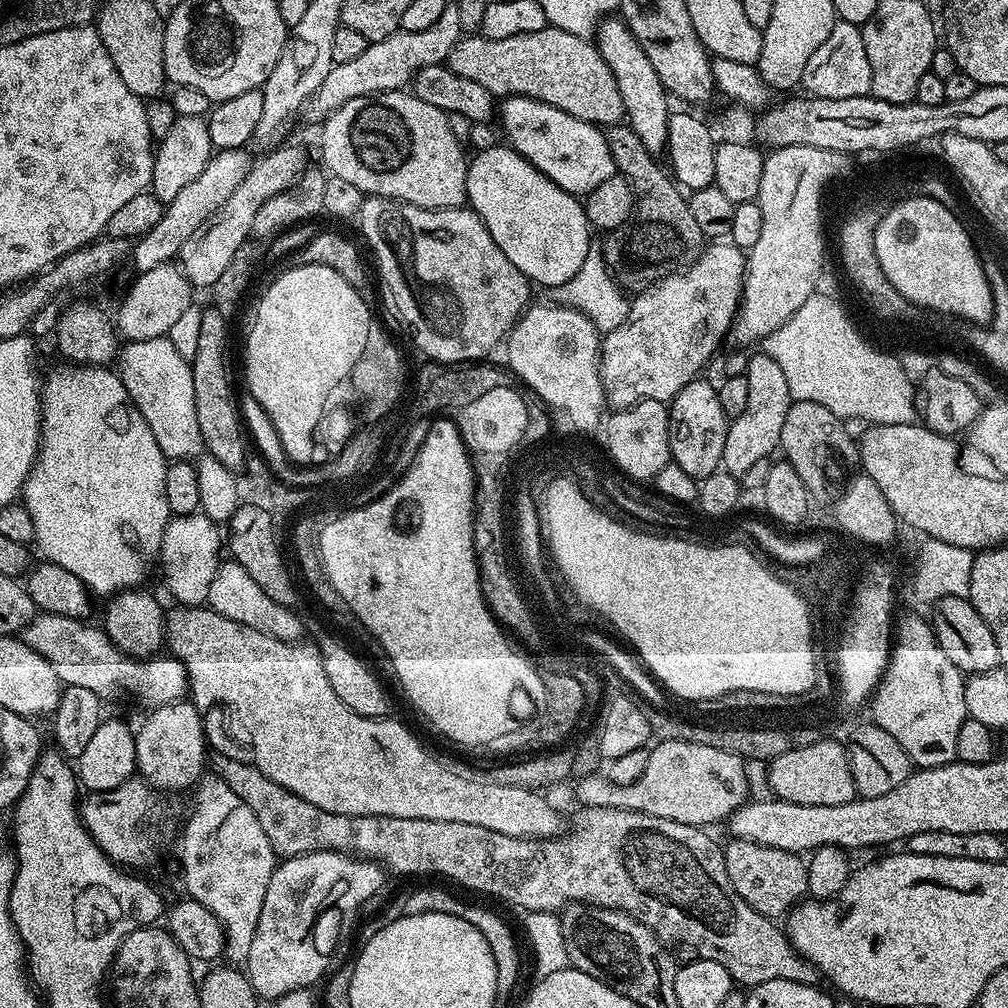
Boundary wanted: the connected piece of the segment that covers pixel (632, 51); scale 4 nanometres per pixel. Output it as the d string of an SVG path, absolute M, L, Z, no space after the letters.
M623 19L601 20L594 33L594 43L618 82L618 94L622 94L622 106L628 127L634 130L634 134L638 134L638 138L642 138L642 146L646 146L652 156L663 157L668 147L670 93L665 90L662 78L658 78L658 70L650 66L650 58L646 58L642 46Z

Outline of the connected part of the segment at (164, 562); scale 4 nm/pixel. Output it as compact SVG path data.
M199 510L173 515L164 528L158 564L164 567L164 580L181 605L200 606L208 599L210 582L222 563L222 532L220 536L216 528L219 528L217 521Z

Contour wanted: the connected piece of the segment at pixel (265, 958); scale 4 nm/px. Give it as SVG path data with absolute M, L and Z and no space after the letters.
M311 852L281 859L272 872L270 886L266 886L266 902L262 902L258 930L254 934L254 942L250 942L250 954L246 961L246 975L257 997L264 1002L275 1002L280 996L299 988L311 989L312 984L321 979L320 984L329 971L328 963L340 940L340 931L347 926L348 919L383 886L384 876L385 869L375 860L349 856L347 852Z

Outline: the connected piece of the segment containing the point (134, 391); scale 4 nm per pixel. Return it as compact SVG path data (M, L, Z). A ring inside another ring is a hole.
M167 335L153 340L133 340L125 345L118 352L119 378L142 418L146 418L165 457L184 462L192 458L188 456L198 455L204 448L204 439L198 430L198 414L194 406L193 365L174 350Z

